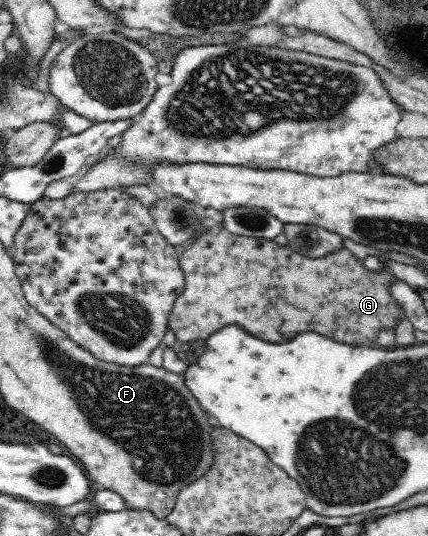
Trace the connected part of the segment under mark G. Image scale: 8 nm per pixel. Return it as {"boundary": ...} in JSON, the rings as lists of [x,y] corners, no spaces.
{"boundary":[[[214,223],[207,226],[207,231],[201,235],[200,239],[197,239],[195,243],[187,245],[184,249],[180,250],[179,266],[185,275],[185,288],[177,295],[177,301],[173,303],[173,307],[169,313],[167,319],[167,327],[172,329],[176,335],[176,339],[182,343],[190,341],[204,341],[212,333],[219,331],[222,327],[228,325],[241,326],[243,329],[247,329],[251,335],[257,335],[259,339],[269,339],[269,343],[285,343],[289,339],[293,339],[293,335],[299,335],[299,333],[305,333],[305,331],[315,331],[315,333],[321,333],[329,339],[337,339],[339,343],[353,343],[353,345],[373,346],[373,343],[377,341],[377,331],[379,329],[396,329],[399,325],[399,319],[405,319],[405,311],[397,306],[397,302],[393,299],[389,286],[395,281],[396,277],[392,275],[389,270],[383,268],[381,271],[373,272],[365,268],[363,263],[355,258],[349,249],[339,249],[334,252],[328,253],[323,257],[317,259],[311,259],[305,257],[296,251],[291,250],[287,246],[281,246],[274,241],[264,238],[251,238],[243,235],[235,235],[229,233]]]}

